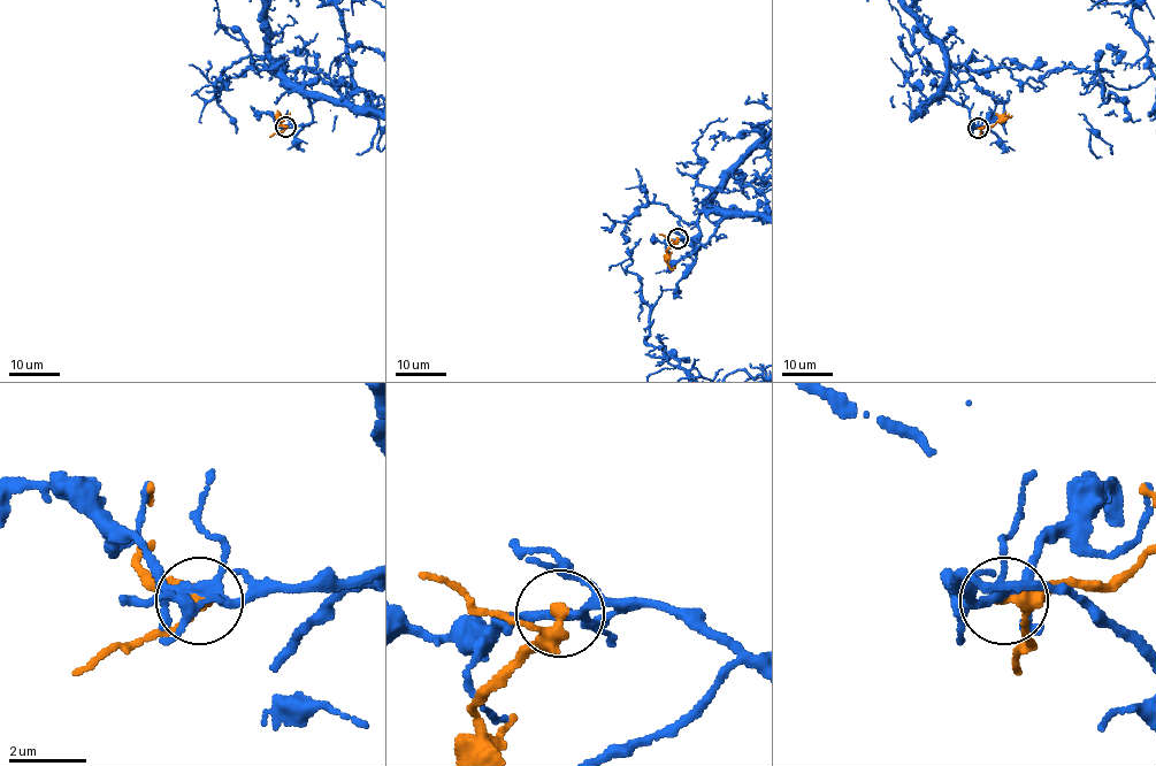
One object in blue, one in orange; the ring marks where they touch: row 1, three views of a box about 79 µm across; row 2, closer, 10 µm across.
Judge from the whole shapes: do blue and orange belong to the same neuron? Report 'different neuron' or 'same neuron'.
different neuron

